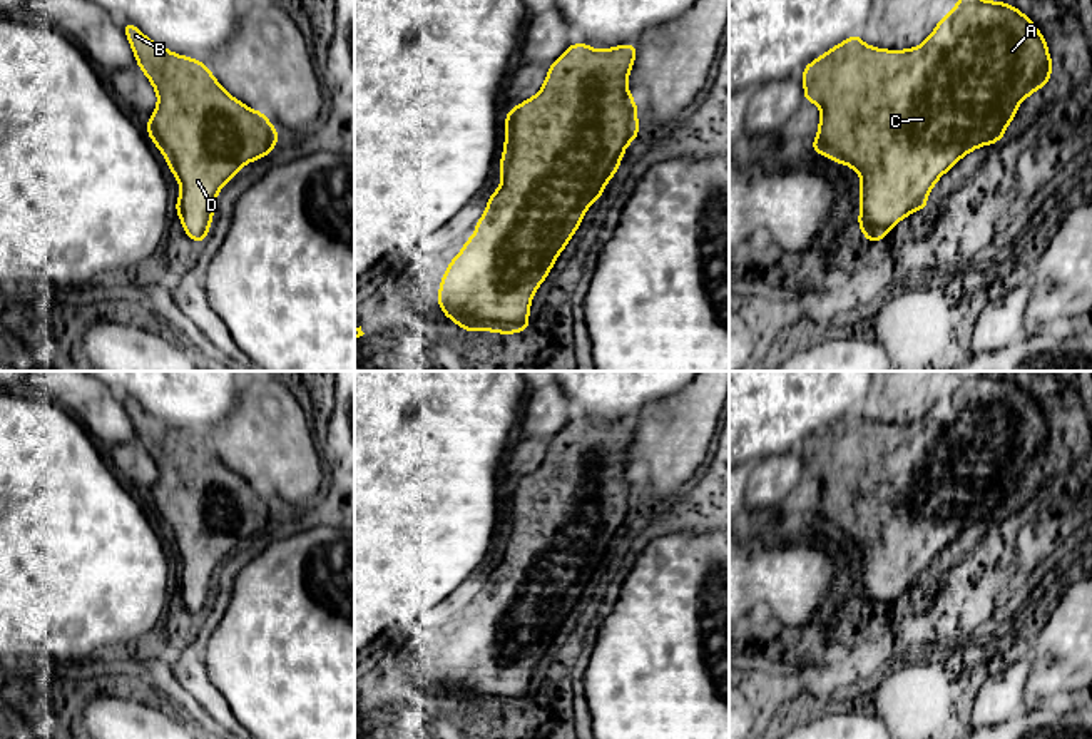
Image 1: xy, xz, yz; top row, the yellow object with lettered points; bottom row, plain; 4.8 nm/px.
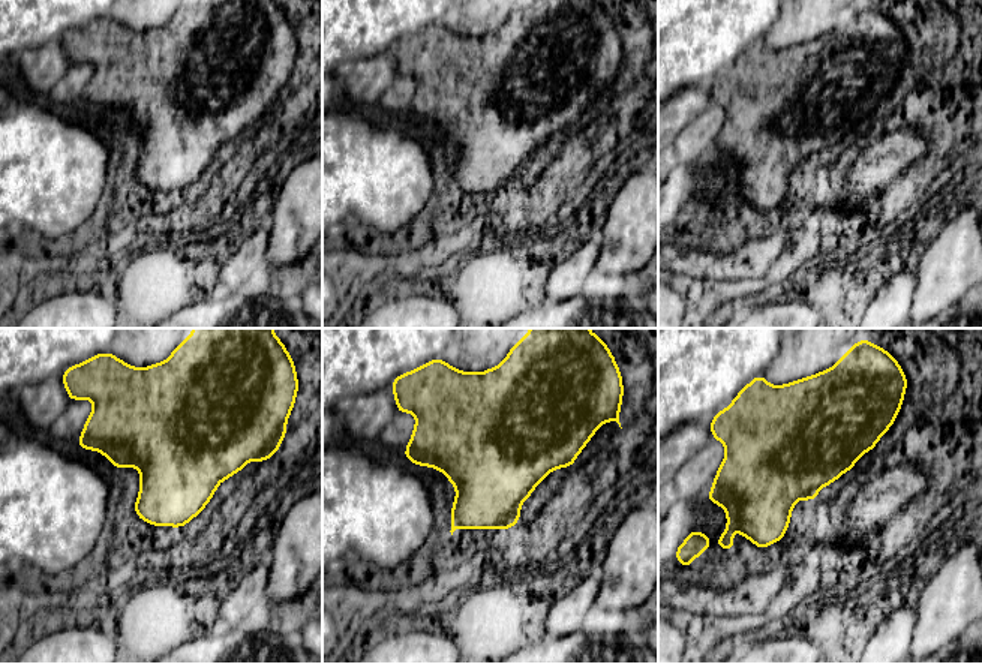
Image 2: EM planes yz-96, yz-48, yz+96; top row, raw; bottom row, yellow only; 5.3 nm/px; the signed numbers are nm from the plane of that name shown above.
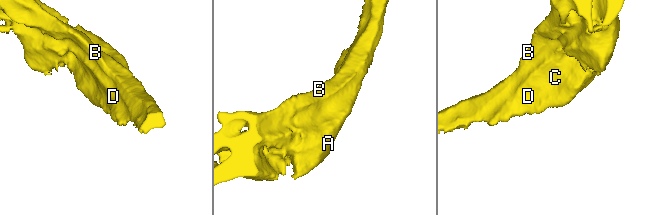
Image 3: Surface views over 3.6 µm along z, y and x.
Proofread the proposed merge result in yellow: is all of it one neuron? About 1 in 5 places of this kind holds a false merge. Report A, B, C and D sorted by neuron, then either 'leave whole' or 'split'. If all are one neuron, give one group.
A B C D | leave whole

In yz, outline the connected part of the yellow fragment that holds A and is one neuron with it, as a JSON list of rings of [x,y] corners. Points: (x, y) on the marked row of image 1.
[[[960,0],[918,47],[883,50],[865,45],[860,35],[851,35],[809,62],[801,74],[804,102],[821,107],[818,135],[809,147],[860,174],[856,224],[868,242],[876,242],[913,211],[928,209],[926,196],[935,182],[965,154],[1000,140],[1018,104],[1049,85],[1050,72],[1052,59],[1045,38],[1018,8],[1003,2]]]

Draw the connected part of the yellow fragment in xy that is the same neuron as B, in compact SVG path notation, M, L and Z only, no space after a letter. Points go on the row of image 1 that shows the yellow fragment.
M122 23L122 30L137 65L159 97L152 119L144 125L181 186L176 212L186 234L201 244L209 232L216 197L222 186L242 166L271 154L279 134L263 112L253 110L229 95L204 62L169 52L149 40L132 23Z

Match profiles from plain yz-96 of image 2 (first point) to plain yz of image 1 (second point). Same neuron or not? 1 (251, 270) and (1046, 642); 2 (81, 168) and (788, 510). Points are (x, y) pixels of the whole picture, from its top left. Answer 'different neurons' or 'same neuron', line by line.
1: different neurons
2: different neurons

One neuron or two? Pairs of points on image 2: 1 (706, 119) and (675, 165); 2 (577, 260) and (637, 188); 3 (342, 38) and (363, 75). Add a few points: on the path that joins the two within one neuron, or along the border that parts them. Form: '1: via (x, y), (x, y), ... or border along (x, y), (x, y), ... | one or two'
1: via (702, 131), (685, 153) | one
2: border along (595, 228), (598, 251), (592, 270) | two
3: border along (389, 50), (360, 59), (347, 74), (339, 95) | two

